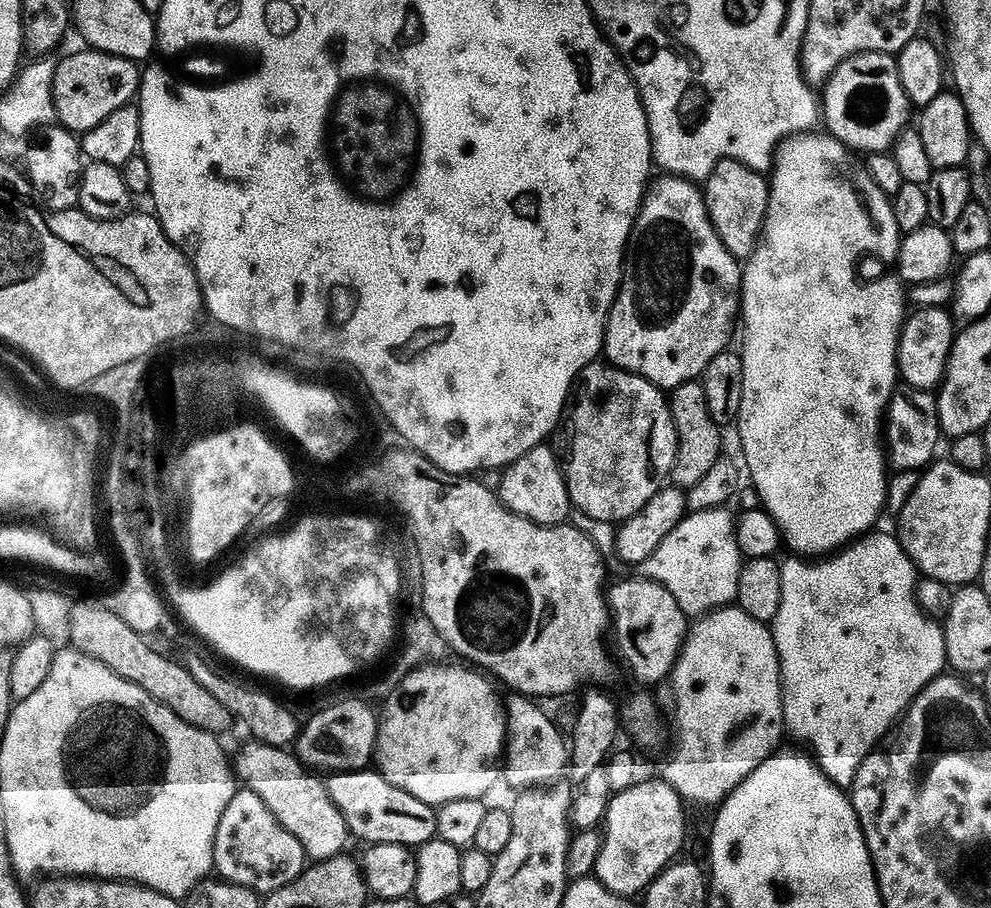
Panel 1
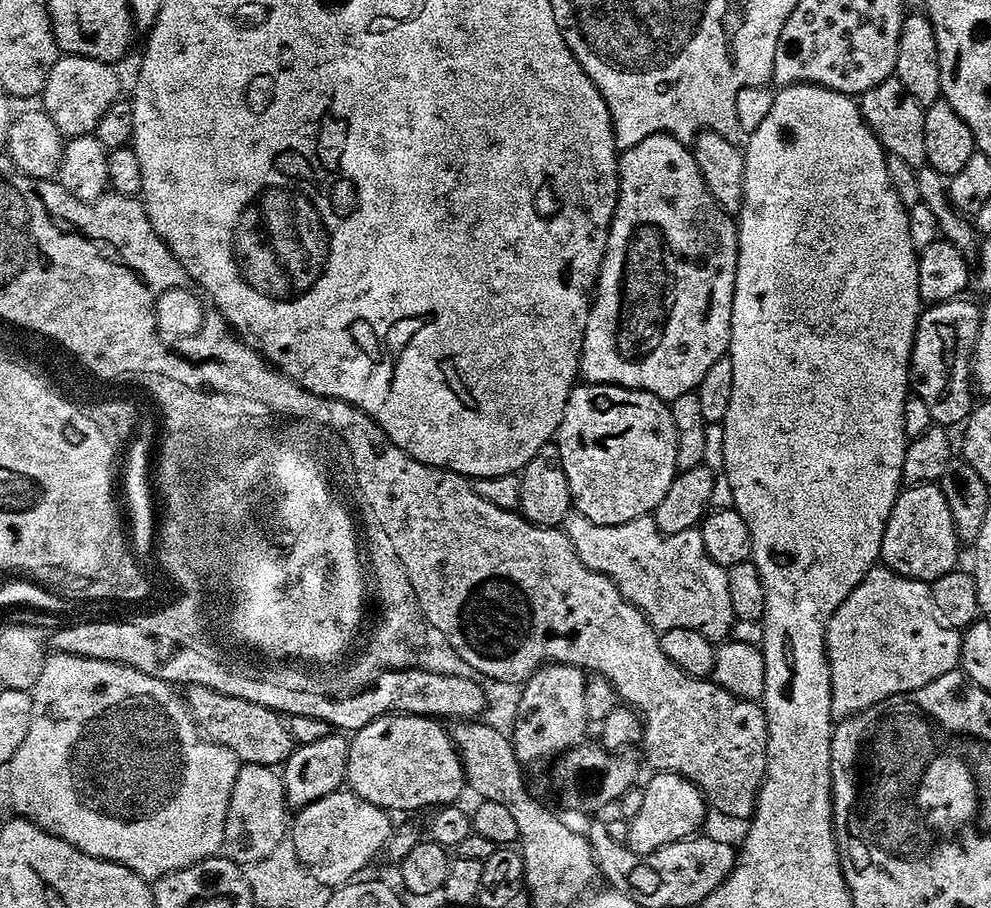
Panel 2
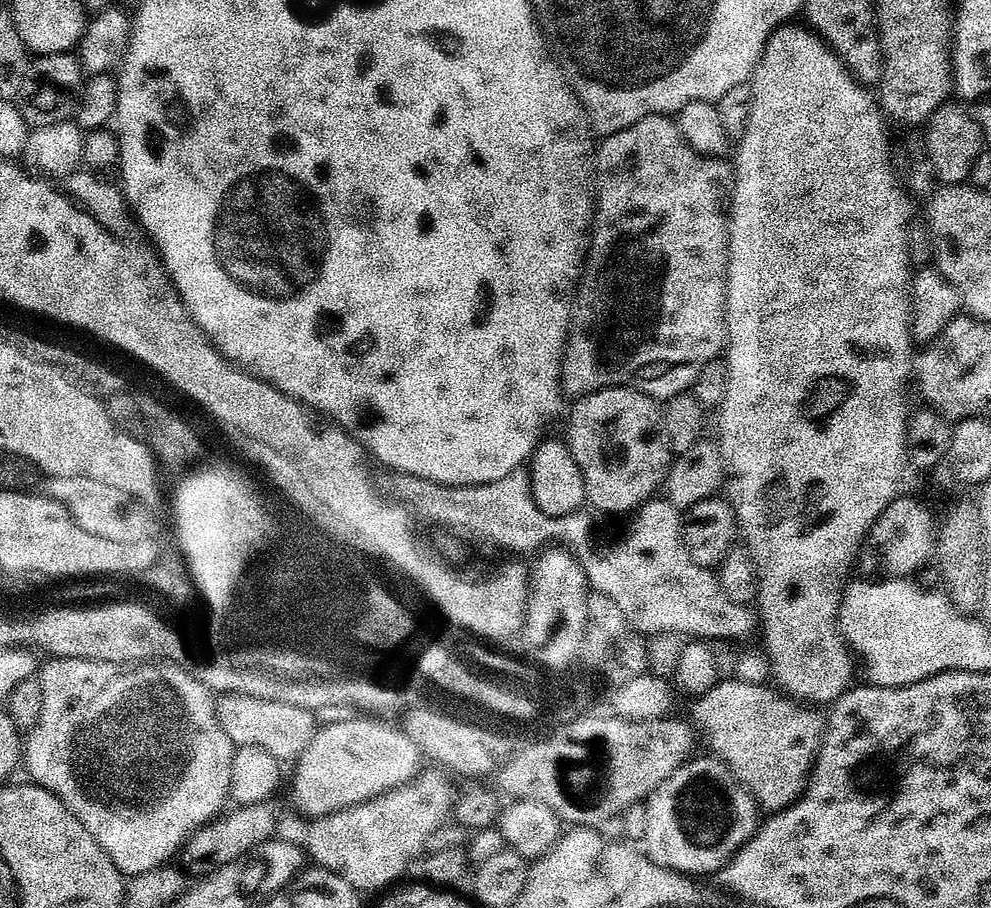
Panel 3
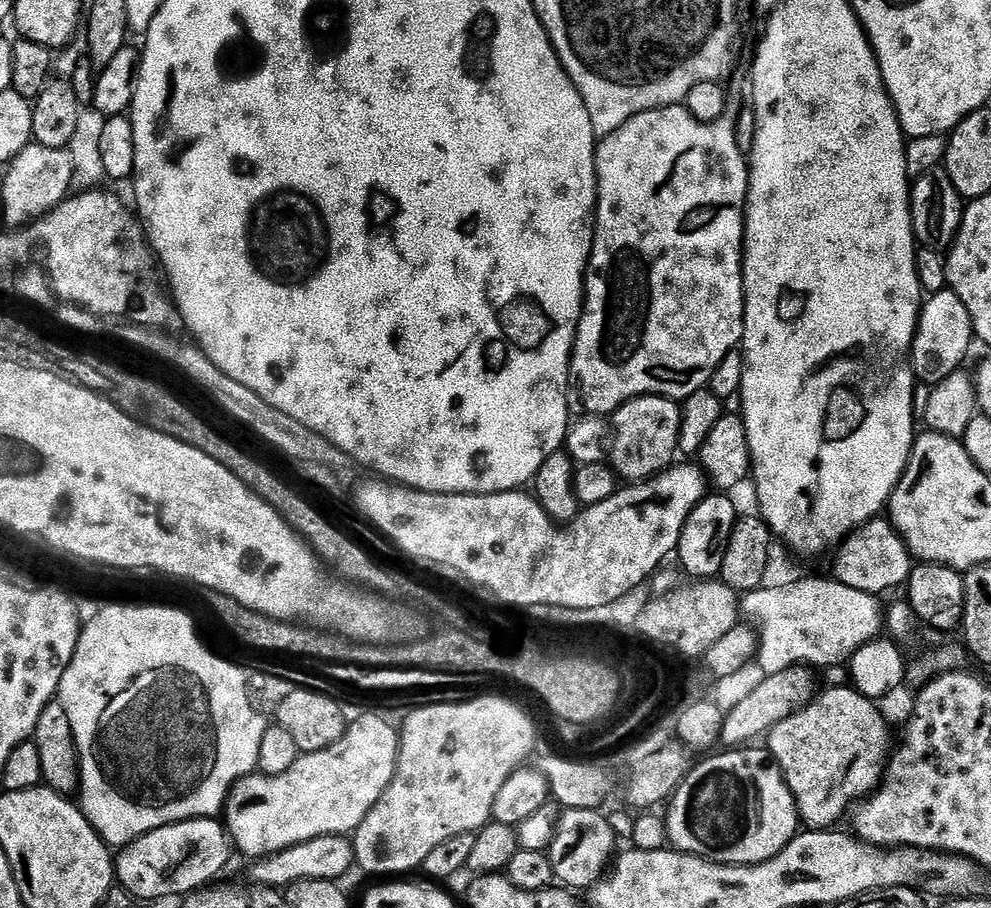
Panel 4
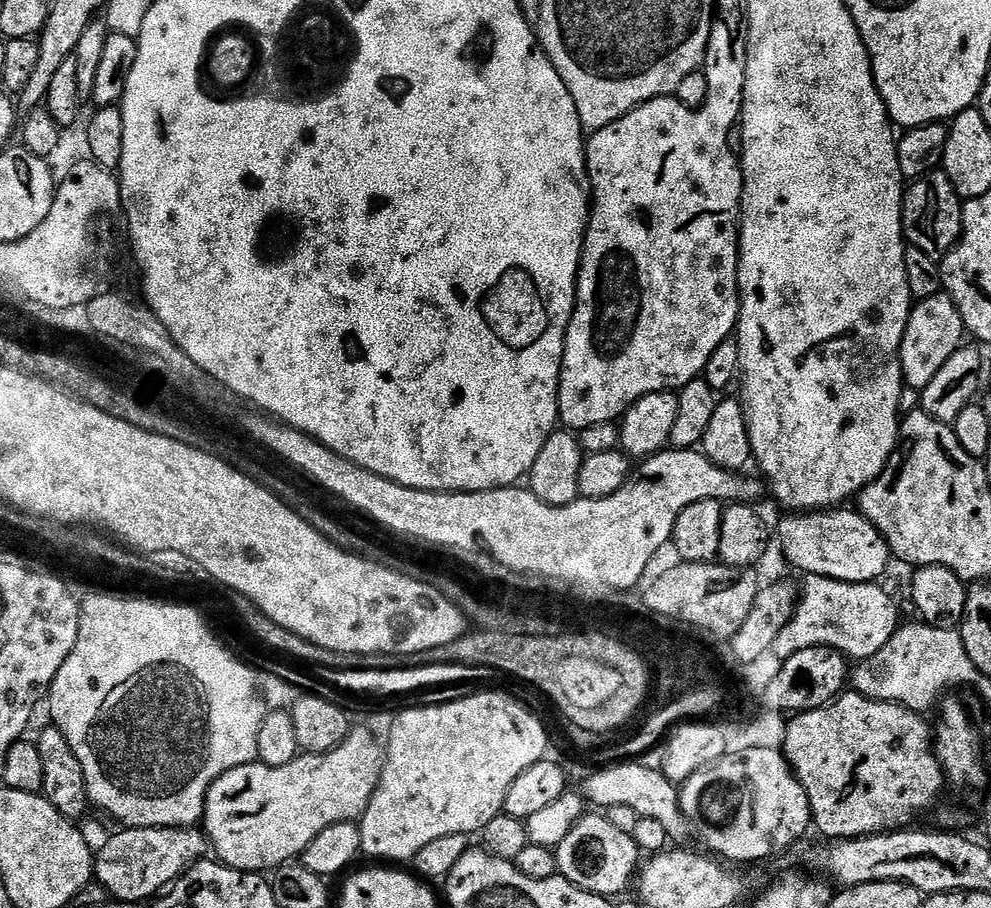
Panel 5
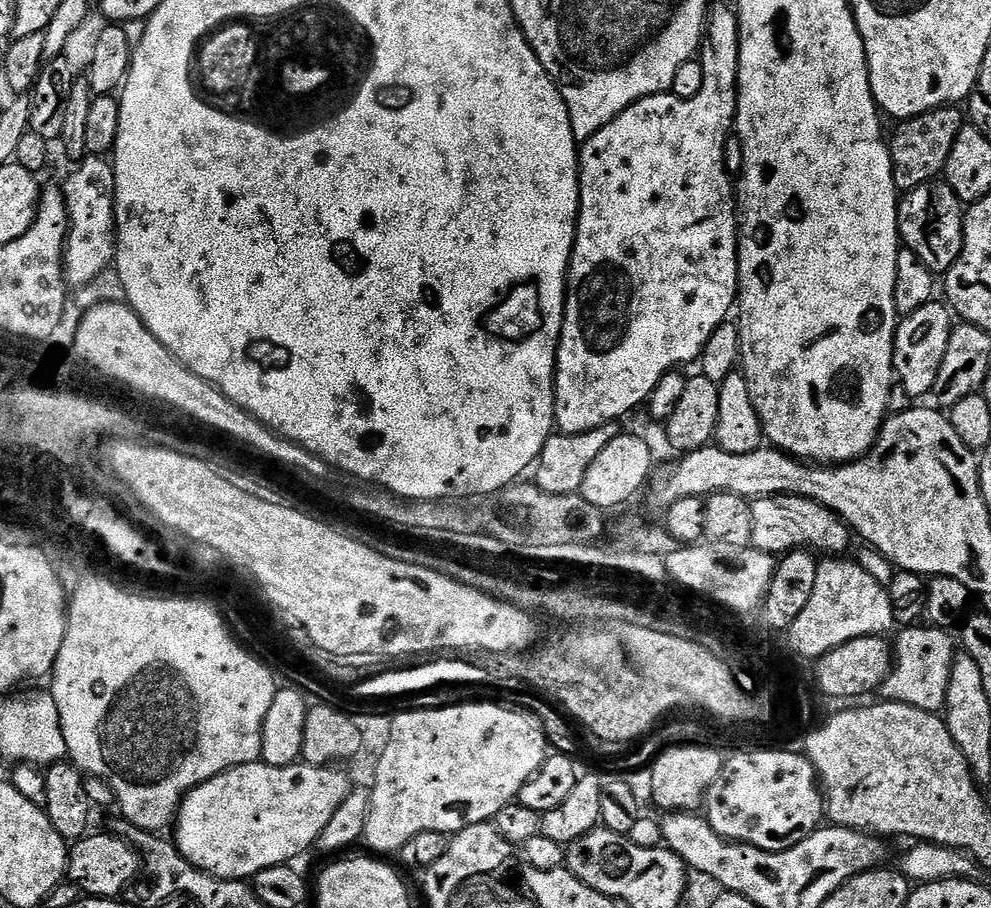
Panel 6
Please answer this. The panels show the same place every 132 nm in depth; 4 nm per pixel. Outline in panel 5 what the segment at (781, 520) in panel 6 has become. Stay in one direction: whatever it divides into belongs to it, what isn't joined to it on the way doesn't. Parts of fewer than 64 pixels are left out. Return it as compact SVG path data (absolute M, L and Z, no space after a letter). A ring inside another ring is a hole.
M812 510L807 514L788 514L788 517L776 528L785 558L794 567L801 568L801 573L809 576L825 576L831 580L851 584L870 584L879 581L881 579L879 576L887 570L888 560L890 561L887 542L882 538L880 531L860 511L840 511L844 510Z

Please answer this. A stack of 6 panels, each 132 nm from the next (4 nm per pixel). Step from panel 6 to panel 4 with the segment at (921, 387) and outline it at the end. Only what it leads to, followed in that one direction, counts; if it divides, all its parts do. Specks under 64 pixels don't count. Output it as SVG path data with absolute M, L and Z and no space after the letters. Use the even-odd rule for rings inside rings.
M950 290L931 293L923 301L920 309L920 323L916 325L916 337L912 339L910 363L913 377L919 383L936 385L950 374L961 371L964 359L968 356L968 347L974 344L972 319L962 306L958 294Z

